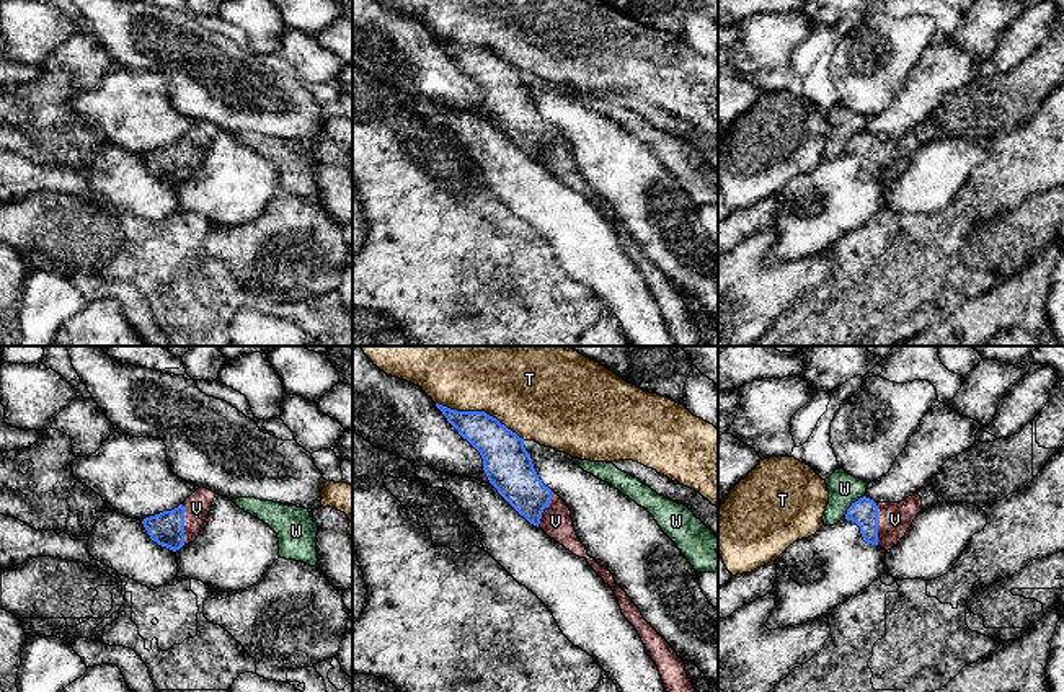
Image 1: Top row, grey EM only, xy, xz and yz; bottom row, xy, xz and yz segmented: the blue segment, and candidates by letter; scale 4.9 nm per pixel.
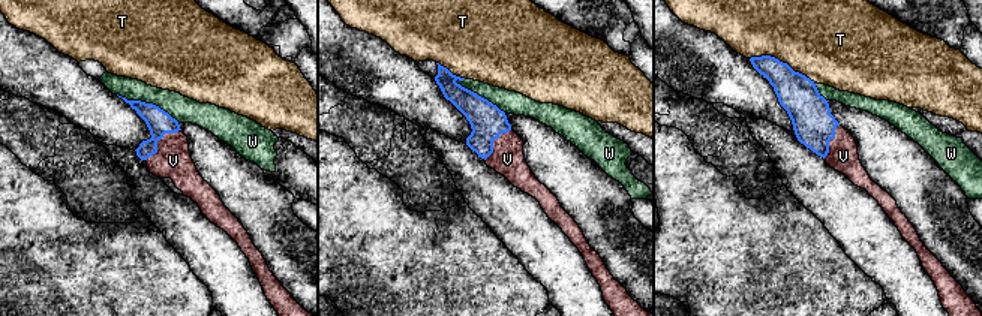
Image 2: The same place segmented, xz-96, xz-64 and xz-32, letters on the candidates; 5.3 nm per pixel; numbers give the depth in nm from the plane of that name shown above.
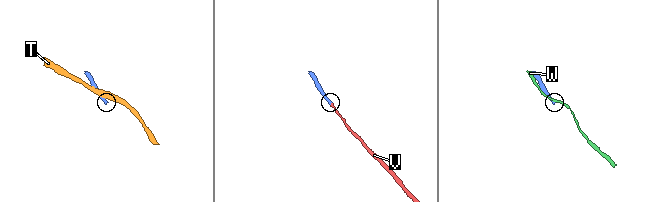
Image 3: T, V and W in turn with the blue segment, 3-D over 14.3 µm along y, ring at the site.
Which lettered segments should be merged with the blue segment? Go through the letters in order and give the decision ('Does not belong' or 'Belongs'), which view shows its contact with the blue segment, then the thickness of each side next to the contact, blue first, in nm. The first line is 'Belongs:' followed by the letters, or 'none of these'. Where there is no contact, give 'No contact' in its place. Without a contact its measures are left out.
Belongs: V
T: Does not belong. Touches blue in xz. Thickness 220 nm (blue) against 340 nm
V: Belongs. Touches blue in yz. Thickness 140 nm (blue) against 160 nm
W: Does not belong. Touches blue in yz. Thickness 140 nm (blue) against 150 nm

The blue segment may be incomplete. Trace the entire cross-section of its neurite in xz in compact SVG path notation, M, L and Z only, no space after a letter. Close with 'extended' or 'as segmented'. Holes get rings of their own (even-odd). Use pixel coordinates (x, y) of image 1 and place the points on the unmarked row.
M436 38L447 55L481 90L483 104L498 127L530 158L589 201L609 219L622 248L638 266L654 295L676 346L707 346L690 317L684 295L671 279L643 253L627 227L615 219L614 209L587 189L579 176L566 137L539 113L524 73L485 46L457 46Z; extended

